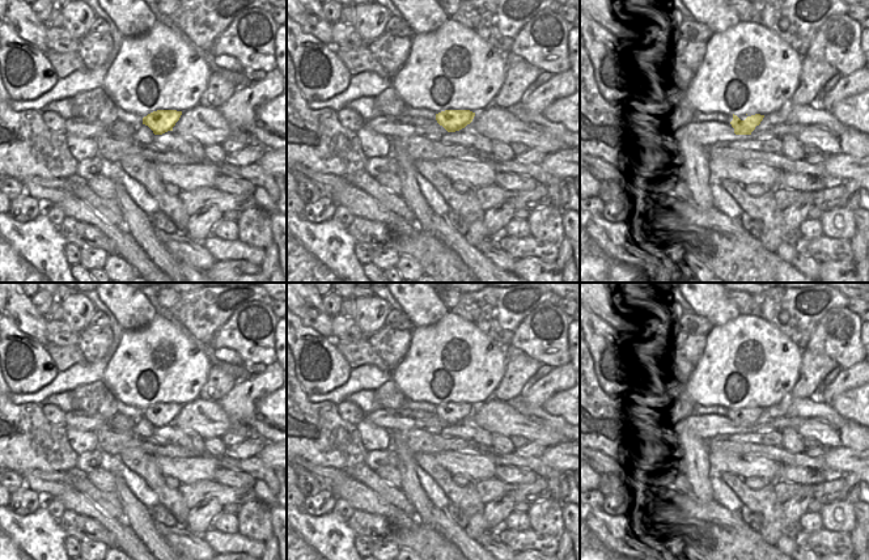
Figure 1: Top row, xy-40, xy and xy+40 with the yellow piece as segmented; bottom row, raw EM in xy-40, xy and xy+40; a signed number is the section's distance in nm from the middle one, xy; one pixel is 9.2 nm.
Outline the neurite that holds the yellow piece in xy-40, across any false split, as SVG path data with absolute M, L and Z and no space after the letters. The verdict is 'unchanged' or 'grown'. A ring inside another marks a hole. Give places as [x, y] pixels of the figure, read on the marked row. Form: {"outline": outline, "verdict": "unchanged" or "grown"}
{"outline": "M157 110L143 118L143 124L148 126L154 135L162 135L173 131L173 127L179 120L182 111L177 110Z", "verdict": "unchanged"}

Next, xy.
{"outline": "M445 110L436 114L436 120L448 132L455 132L472 122L475 113L470 110Z", "verdict": "unchanged"}

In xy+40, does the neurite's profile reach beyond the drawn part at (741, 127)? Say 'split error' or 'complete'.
split error

